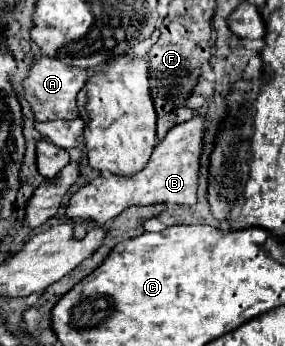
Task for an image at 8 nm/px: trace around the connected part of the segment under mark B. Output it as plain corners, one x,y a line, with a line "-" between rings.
191,118
183,124
173,126
163,140
157,142
151,158
143,170
129,178
117,178
113,174
99,176
79,188
67,202
65,218
73,222
73,236
83,238
87,224
95,222
105,226
109,220
119,216
129,206
151,206
151,204
179,204
191,206
197,202
197,174
199,174
199,152
203,140
203,118

